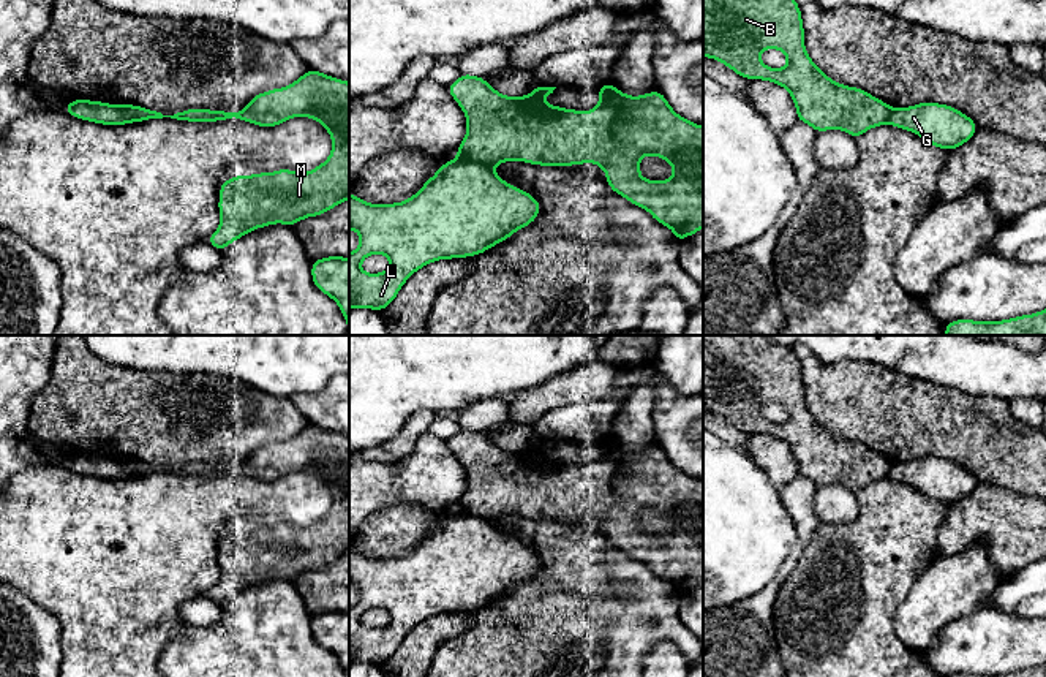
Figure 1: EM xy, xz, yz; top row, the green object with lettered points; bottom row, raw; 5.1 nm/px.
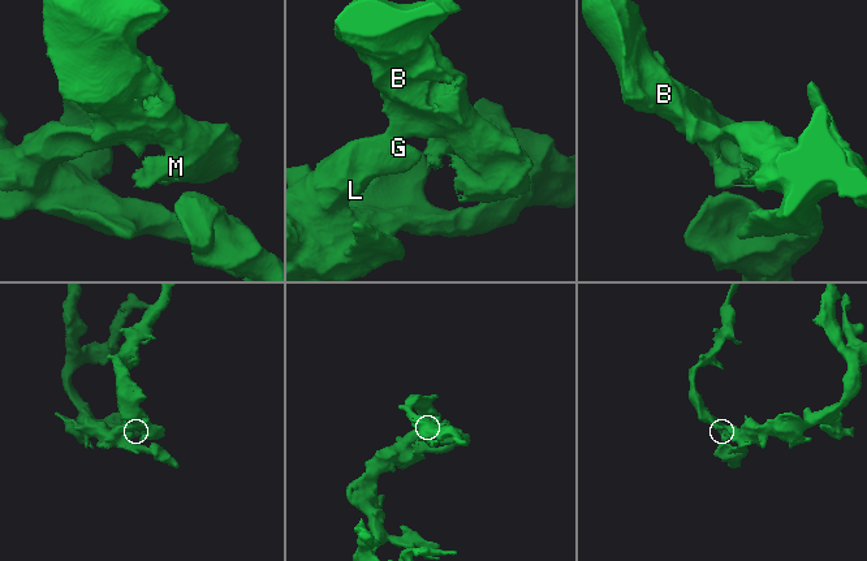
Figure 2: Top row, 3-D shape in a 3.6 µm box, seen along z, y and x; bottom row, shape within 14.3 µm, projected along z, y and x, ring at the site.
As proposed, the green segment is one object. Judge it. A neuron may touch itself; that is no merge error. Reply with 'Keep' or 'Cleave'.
Cleave

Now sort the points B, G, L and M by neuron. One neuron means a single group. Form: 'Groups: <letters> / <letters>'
Groups: B M / G L

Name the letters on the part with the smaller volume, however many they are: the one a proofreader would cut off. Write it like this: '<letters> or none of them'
B, M

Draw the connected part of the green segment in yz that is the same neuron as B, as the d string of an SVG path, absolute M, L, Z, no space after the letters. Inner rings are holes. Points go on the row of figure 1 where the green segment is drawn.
M703 0L703 57L722 62L744 79L769 81L787 89L796 106L796 119L817 133L842 130L856 139L886 123L891 111L883 100L833 81L811 60L796 0ZM763 49L782 51L788 63L784 68L766 66L760 60Z

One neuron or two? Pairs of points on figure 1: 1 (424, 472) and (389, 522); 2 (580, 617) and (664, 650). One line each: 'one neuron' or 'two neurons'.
1: two neurons
2: two neurons

